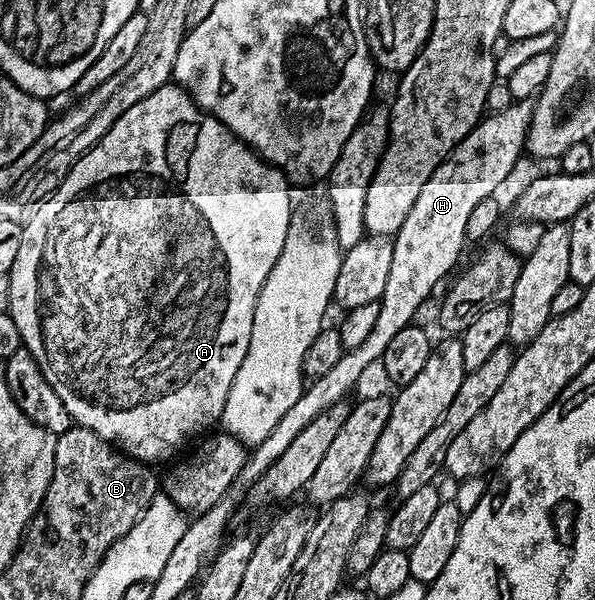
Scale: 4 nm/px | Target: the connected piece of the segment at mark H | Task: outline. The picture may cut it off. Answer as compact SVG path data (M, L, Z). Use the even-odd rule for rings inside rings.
M514 100L505 110L492 112L479 121L469 134L451 151L445 162L434 170L420 196L417 197L401 229L394 235L393 260L389 269L388 284L379 299L379 309L373 330L365 337L364 344L343 353L331 372L312 380L293 408L281 417L265 441L250 452L240 475L247 485L263 475L265 469L277 461L290 442L317 414L348 398L349 391L358 383L363 373L382 358L394 334L410 326L417 309L432 293L435 285L456 265L462 247L466 246L466 222L478 202L492 198L512 173L521 153L524 154L528 127L532 123L534 100Z

